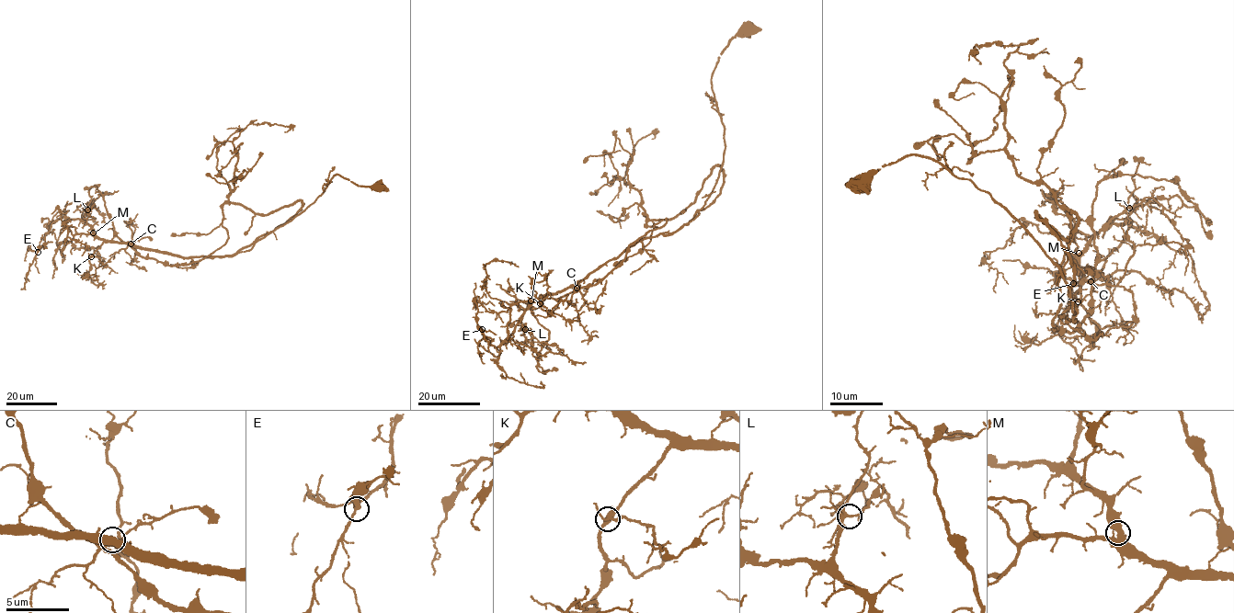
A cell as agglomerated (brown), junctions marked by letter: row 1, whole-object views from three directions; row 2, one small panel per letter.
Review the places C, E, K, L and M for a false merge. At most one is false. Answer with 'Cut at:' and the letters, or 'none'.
Cut at: none

